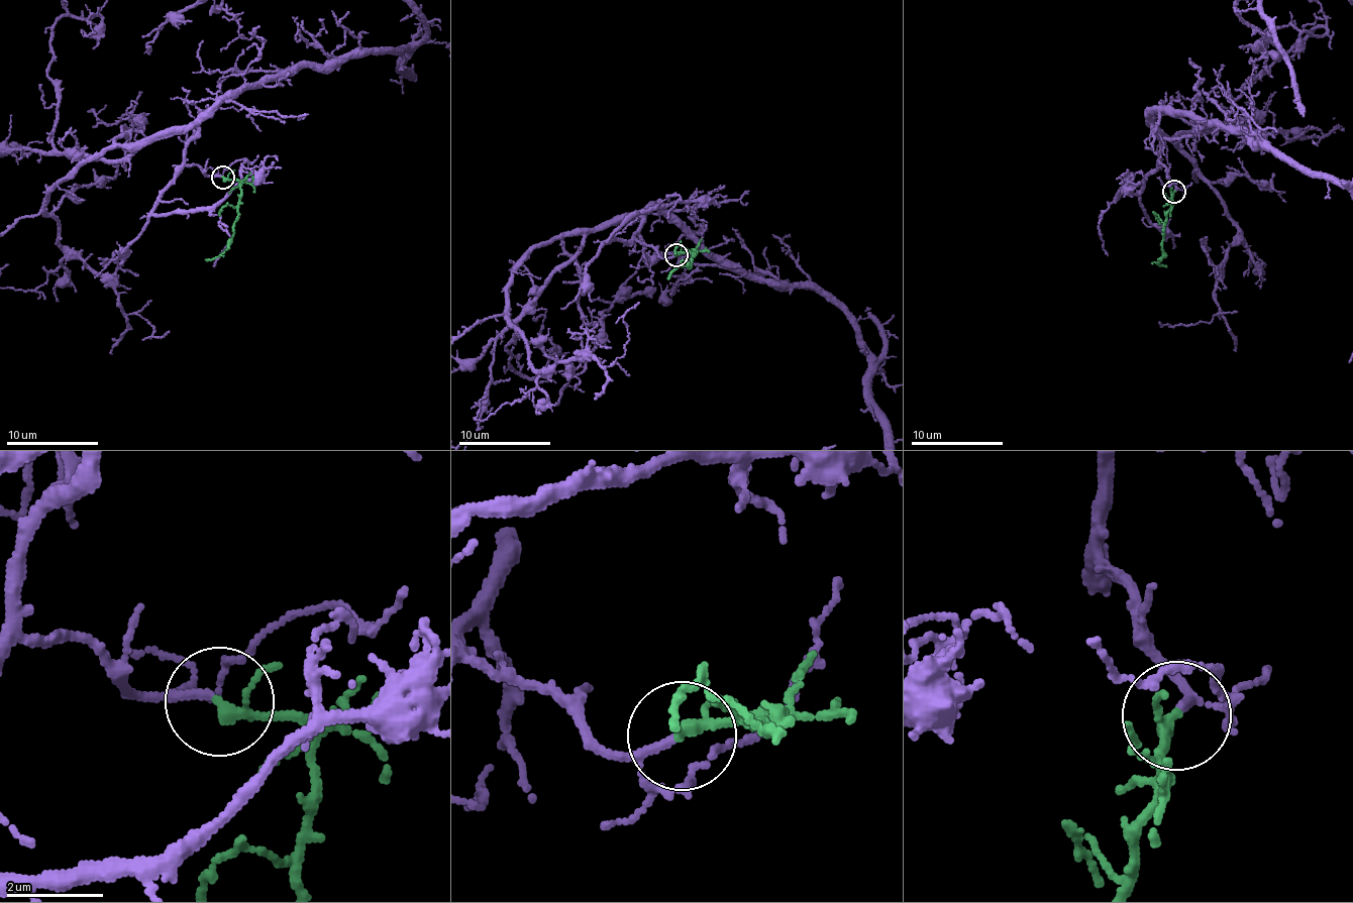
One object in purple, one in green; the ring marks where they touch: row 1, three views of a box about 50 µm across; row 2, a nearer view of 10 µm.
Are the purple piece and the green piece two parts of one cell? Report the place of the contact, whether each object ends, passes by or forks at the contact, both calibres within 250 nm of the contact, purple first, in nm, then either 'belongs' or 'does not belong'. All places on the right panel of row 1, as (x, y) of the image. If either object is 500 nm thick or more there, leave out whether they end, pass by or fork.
at (1174, 192); purple passes by; green passes by; 130 nm thick on the purple side, 190 nm on the other; belongs

